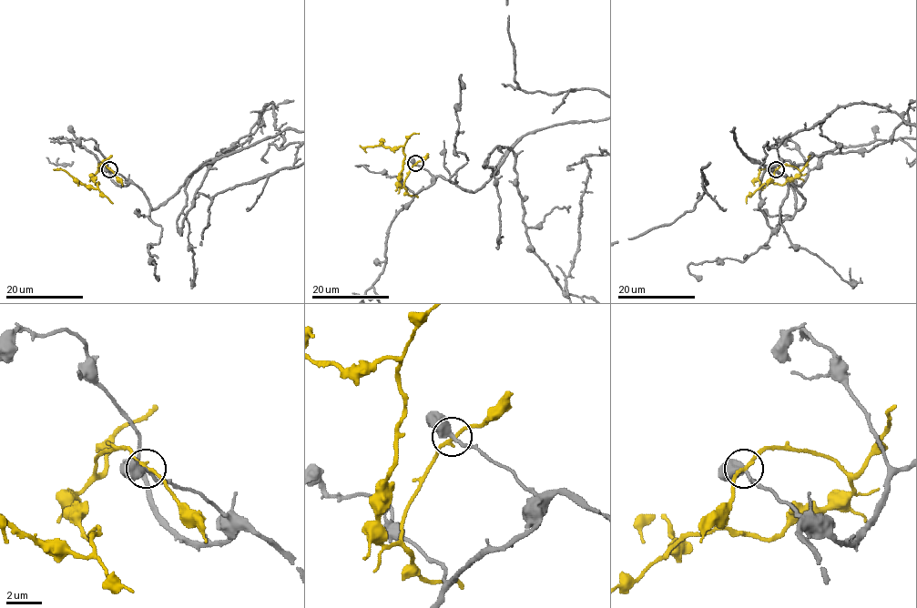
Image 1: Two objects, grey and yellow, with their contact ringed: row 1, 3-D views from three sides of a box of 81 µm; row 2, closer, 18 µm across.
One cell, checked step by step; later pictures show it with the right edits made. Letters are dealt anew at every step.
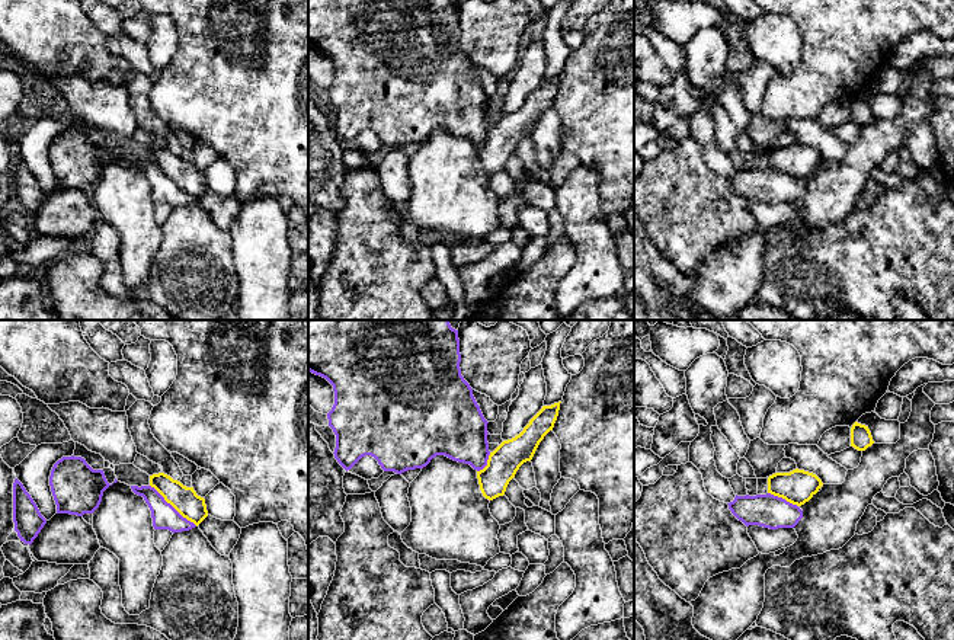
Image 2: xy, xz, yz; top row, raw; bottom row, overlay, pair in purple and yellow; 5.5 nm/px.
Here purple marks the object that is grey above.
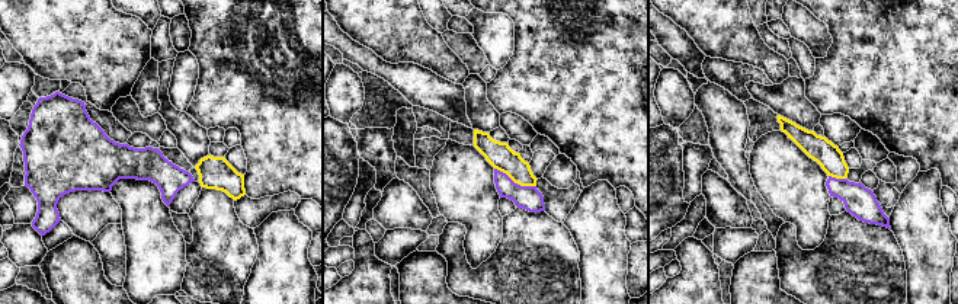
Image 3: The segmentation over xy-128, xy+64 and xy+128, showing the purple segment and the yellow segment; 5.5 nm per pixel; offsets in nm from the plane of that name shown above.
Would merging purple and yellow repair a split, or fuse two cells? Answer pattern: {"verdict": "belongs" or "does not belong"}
{"verdict": "does not belong"}

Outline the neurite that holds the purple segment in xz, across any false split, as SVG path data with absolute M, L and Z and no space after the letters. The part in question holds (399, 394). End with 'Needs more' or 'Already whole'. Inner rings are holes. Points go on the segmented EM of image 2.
M308 320L308 371L326 378L334 391L334 404L327 413L329 426L336 435L334 458L348 471L362 457L374 457L384 471L401 474L407 470L423 468L436 455L445 455L454 461L470 464L480 471L487 465L490 455L487 442L487 420L477 404L473 388L461 375L461 353L458 330L448 320Z. Already whole

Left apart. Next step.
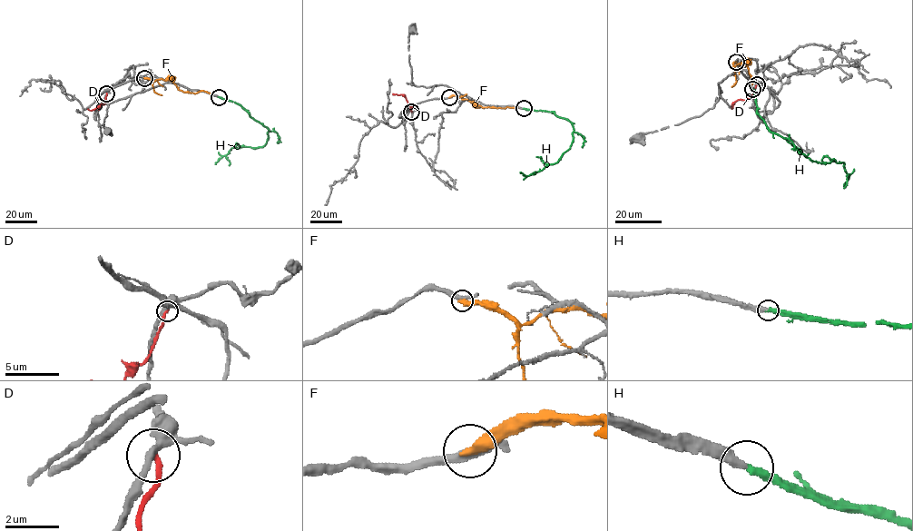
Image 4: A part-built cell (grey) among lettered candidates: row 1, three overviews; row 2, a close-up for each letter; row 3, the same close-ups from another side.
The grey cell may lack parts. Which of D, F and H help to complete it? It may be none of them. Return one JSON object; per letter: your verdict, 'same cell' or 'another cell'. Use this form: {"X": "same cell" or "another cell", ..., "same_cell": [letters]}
{"D": "another cell", "F": "another cell", "H": "same cell", "same_cell": ["H"]}

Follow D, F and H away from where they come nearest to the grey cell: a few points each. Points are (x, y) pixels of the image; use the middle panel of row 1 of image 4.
D: (411, 112), (404, 95), (393, 93)
F: (449, 97), (458, 95), (484, 107), (515, 108), (515, 105)
H: (523, 108), (553, 112), (566, 119), (574, 132), (570, 148), (556, 162), (525, 175), (520, 172)

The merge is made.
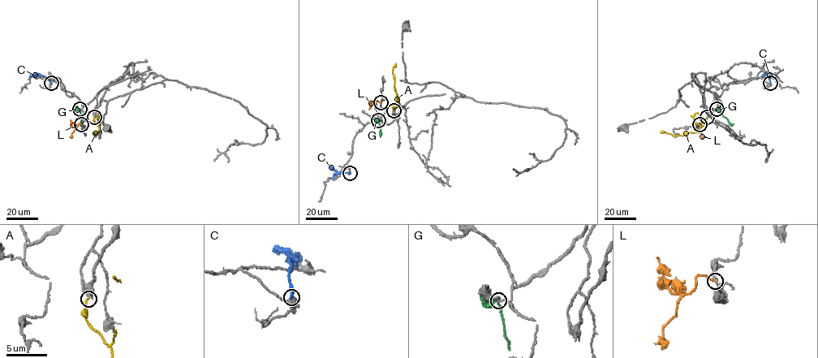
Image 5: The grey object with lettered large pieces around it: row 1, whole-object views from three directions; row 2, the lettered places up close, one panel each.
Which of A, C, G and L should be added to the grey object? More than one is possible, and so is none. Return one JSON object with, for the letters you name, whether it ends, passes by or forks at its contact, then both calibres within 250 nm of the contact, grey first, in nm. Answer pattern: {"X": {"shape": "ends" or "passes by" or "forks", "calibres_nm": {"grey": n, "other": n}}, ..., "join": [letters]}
{"A": {"shape": "ends", "calibres_nm": {"grey": 280, "other": 200}}, "G": {"shape": "passes by", "calibres_nm": {"grey": 240, "other": 300}}, "join": ["A", "G"]}

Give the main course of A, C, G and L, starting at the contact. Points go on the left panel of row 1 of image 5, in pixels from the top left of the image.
A: (94, 117), (94, 122), (99, 127), (95, 135), (93, 133), (96, 132)
C: (51, 83), (38, 74), (29, 75)
G: (79, 109), (81, 123)
L: (82, 124), (78, 124), (70, 137)

